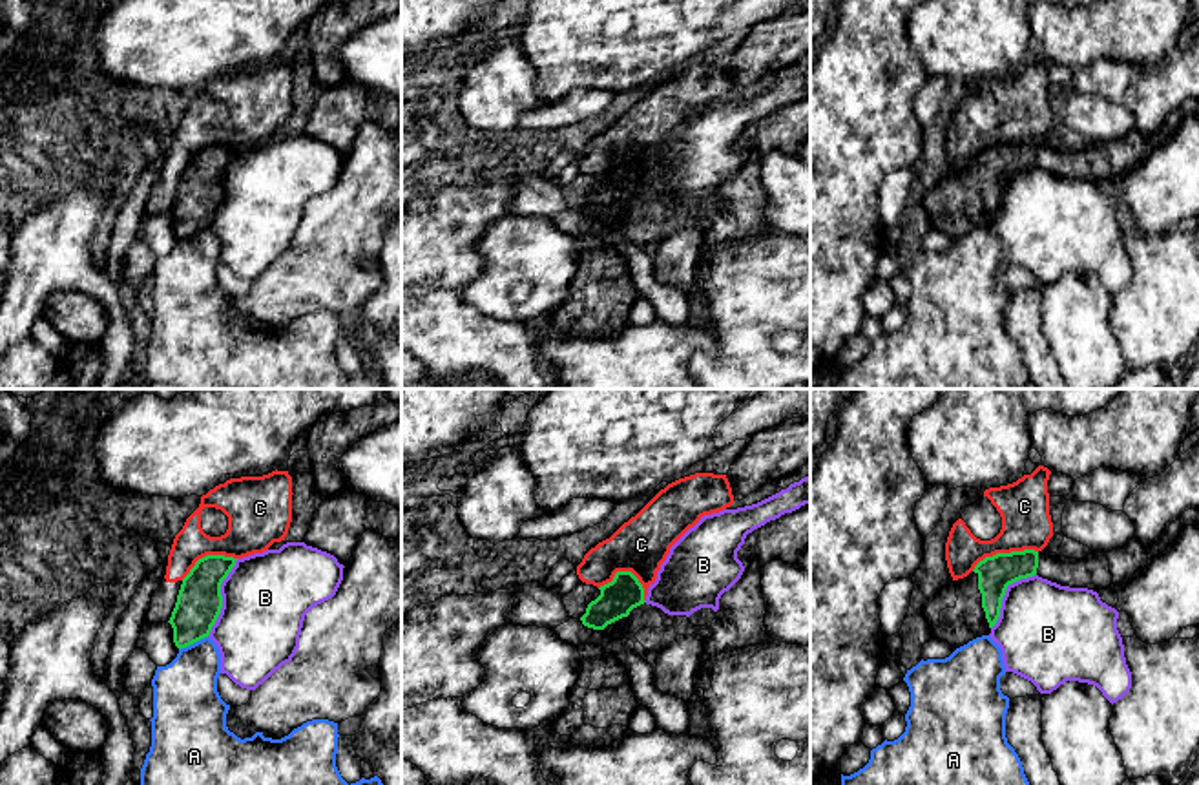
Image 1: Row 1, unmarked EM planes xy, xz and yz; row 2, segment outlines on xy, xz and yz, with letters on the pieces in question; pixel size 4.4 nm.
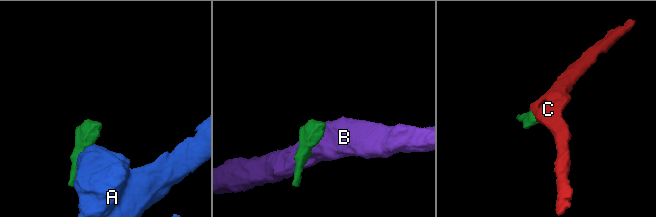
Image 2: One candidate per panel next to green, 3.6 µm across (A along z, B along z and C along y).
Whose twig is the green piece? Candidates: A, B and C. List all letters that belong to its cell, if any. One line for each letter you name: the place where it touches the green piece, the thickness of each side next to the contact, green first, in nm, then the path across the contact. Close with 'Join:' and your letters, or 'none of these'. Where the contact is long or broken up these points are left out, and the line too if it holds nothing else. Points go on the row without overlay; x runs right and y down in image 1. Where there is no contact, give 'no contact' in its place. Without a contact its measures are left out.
Join: none of these

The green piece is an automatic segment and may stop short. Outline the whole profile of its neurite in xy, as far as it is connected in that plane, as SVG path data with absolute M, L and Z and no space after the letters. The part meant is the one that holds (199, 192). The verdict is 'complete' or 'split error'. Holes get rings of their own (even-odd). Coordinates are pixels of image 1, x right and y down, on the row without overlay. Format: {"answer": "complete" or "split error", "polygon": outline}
{"answer": "complete", "polygon": "M206 146L182 170L168 212L179 241L210 226L223 199L221 175L235 157L235 152L224 146Z"}

